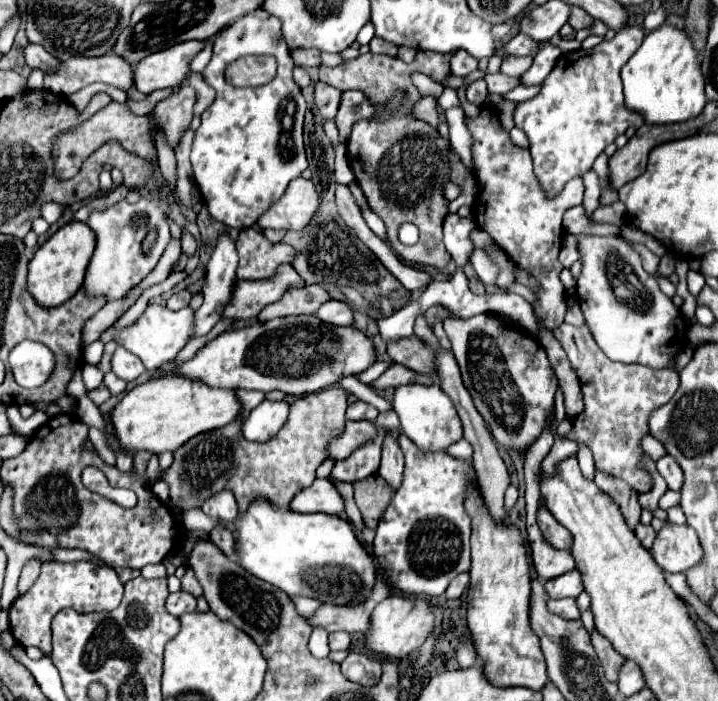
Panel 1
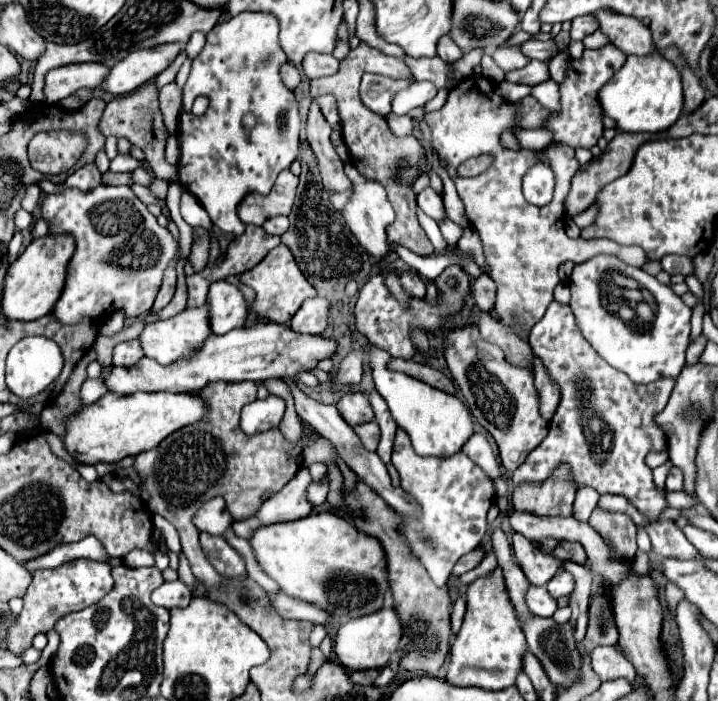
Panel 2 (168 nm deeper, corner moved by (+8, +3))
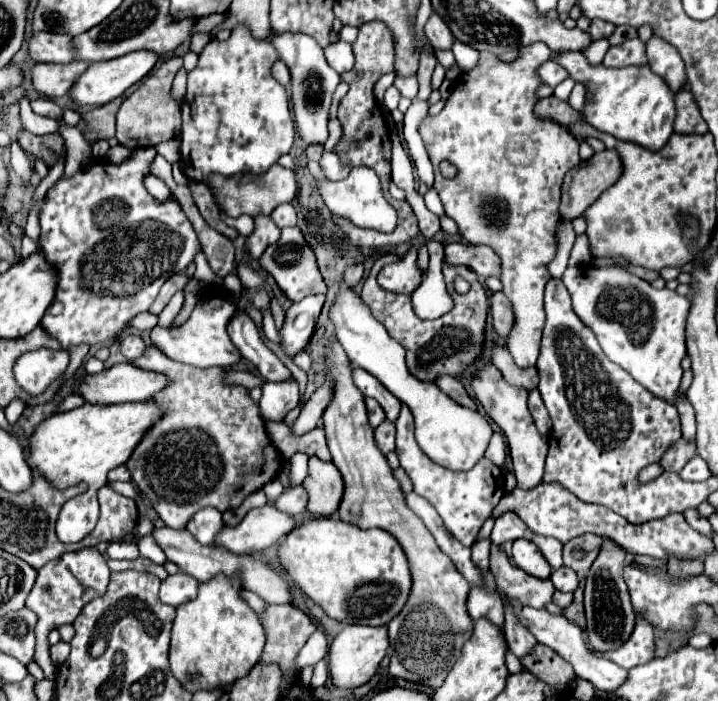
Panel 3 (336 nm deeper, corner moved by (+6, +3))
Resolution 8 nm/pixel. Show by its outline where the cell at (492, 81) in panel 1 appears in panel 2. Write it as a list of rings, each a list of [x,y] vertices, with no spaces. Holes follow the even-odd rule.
[[[531,59],[523,69],[515,69],[505,75],[505,81],[525,83],[525,85],[537,85],[545,79],[549,79],[549,69],[543,61],[537,61],[537,59]]]

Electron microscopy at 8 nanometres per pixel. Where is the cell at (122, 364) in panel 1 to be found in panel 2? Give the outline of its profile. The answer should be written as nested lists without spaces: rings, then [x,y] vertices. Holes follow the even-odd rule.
[[[125,341],[113,349],[113,367],[129,367],[135,365],[143,357],[139,341]]]

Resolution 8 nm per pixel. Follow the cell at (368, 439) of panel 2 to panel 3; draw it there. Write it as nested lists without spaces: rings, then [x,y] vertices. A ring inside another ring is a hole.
[[[383,421],[377,429],[375,429],[375,439],[377,439],[377,445],[379,449],[387,455],[391,451],[395,451],[395,423],[391,421]]]

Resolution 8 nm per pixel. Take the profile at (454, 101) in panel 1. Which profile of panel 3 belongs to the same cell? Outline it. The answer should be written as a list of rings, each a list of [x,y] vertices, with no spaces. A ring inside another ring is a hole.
[[[391,85],[391,87],[385,91],[385,99],[383,99],[383,103],[385,103],[385,107],[387,107],[389,111],[393,111],[393,109],[397,109],[399,99],[401,99],[401,93],[397,91],[395,85]]]

